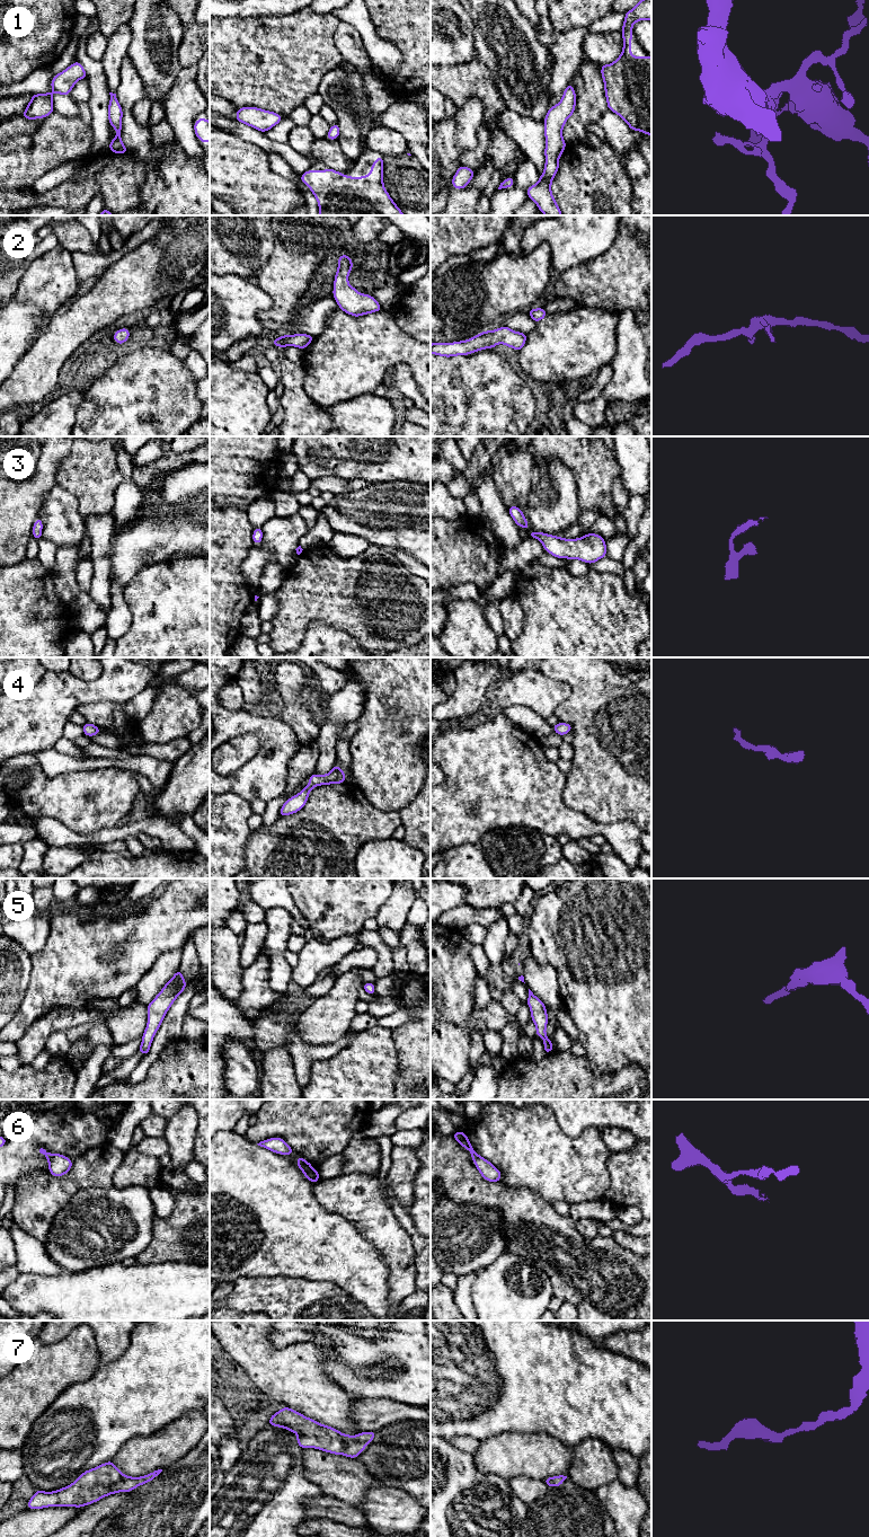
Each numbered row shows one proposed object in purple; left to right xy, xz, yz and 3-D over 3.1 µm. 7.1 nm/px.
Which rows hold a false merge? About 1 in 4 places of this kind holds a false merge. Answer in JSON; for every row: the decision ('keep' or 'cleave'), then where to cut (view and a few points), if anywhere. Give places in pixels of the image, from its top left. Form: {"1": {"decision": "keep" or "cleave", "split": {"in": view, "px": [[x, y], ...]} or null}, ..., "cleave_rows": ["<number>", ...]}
{"1": {"decision": "keep", "split": null}, "2": {"decision": "keep", "split": null}, "3": {"decision": "keep", "split": null}, "4": {"decision": "keep", "split": null}, "5": {"decision": "keep", "split": null}, "6": {"decision": "keep", "split": null}, "7": {"decision": "keep", "split": null}, "cleave_rows": []}

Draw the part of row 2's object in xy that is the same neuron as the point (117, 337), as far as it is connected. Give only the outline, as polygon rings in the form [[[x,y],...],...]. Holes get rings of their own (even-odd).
[[[122,328],[116,330],[113,338],[118,345],[125,343],[130,338],[130,328]]]

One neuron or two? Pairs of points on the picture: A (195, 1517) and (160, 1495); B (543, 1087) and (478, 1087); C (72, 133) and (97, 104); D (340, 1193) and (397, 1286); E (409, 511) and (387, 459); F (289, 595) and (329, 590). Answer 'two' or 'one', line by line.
A: one
B: two
C: two
D: one
E: two
F: one

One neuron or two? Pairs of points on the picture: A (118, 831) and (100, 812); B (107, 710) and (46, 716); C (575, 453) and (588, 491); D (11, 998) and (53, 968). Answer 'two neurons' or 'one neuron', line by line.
A: two neurons
B: two neurons
C: one neuron
D: two neurons

